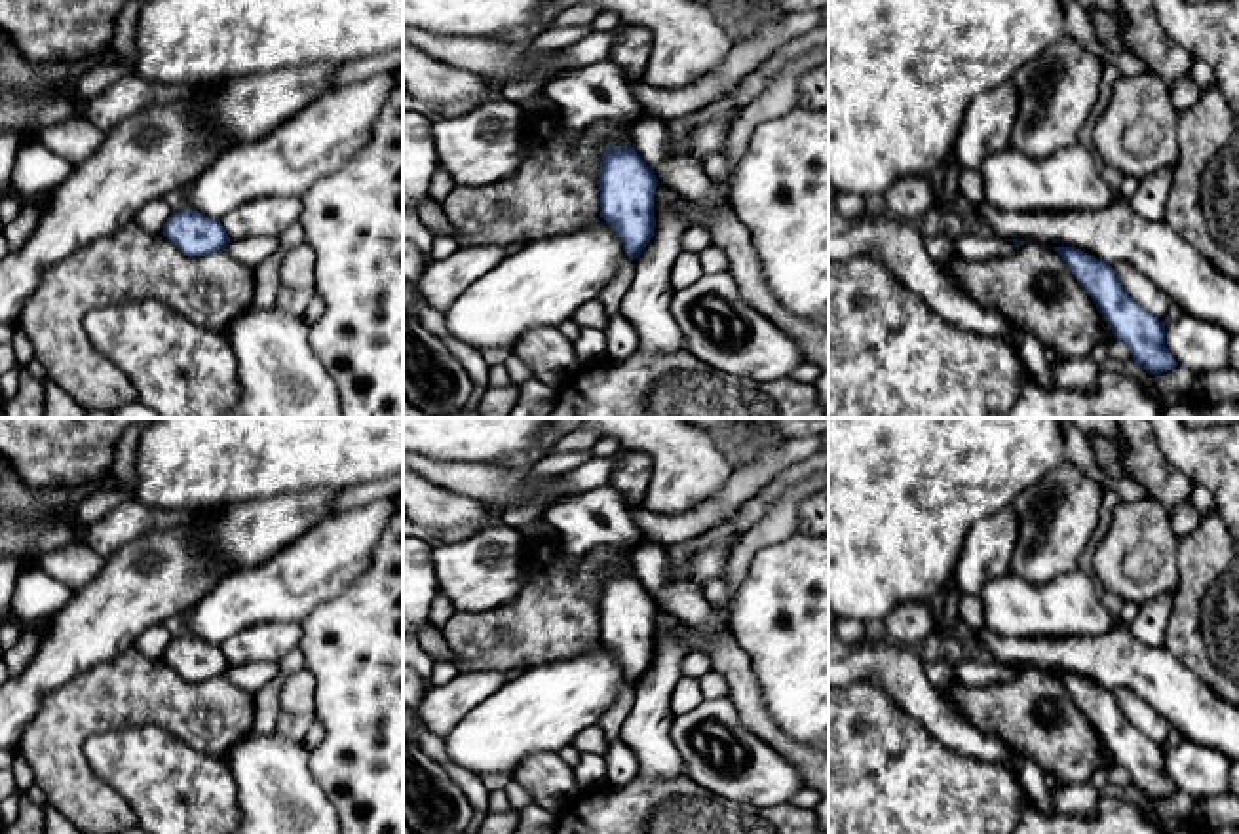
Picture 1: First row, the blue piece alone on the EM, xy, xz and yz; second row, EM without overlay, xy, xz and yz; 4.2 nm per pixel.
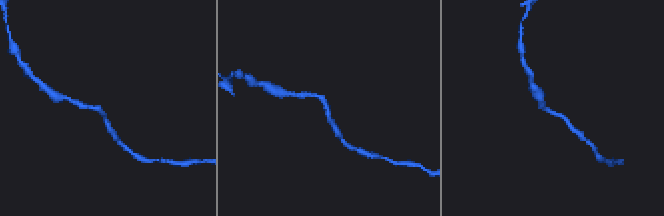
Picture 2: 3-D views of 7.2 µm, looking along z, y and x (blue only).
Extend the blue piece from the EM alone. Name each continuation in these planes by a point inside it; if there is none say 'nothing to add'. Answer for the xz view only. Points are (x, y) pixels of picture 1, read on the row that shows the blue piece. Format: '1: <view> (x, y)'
nothing to add

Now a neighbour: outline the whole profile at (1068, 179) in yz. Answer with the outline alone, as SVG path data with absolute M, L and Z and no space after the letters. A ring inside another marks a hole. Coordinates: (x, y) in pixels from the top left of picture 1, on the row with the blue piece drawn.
M1079 142L1047 158L1030 158L1013 146L992 154L979 169L984 180L984 201L1013 213L1100 211L1114 205L1114 188Z

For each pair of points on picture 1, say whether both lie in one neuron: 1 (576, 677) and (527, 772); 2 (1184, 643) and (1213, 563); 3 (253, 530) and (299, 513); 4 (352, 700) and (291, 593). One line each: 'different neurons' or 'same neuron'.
1: different neurons
2: same neuron
3: same neuron
4: different neurons

